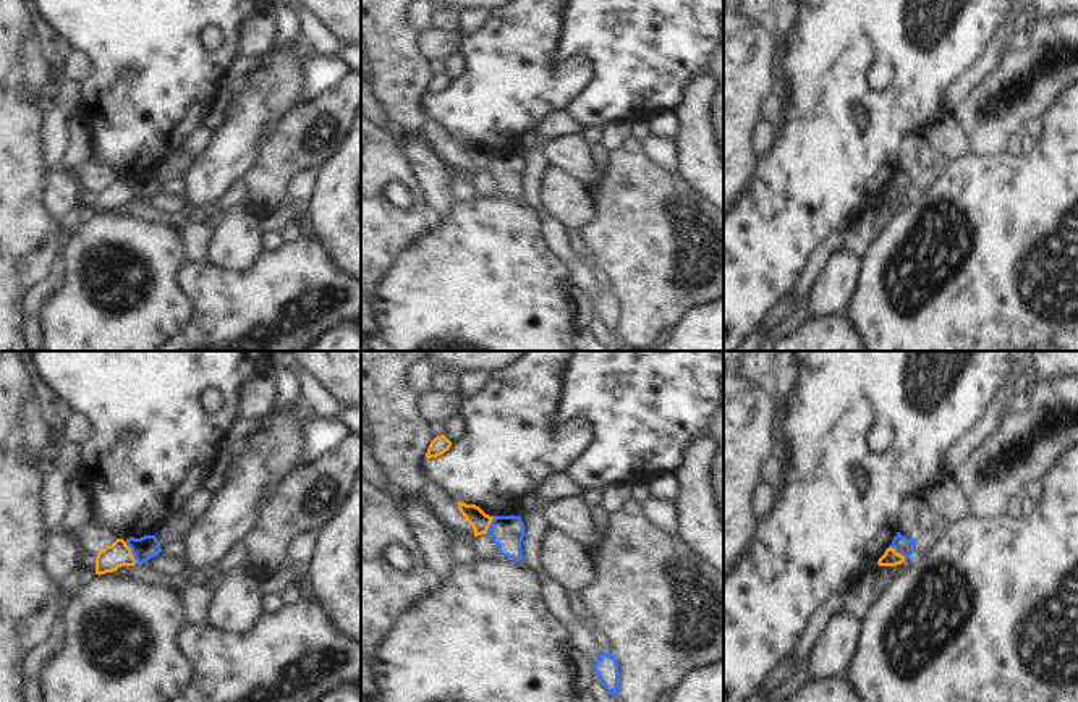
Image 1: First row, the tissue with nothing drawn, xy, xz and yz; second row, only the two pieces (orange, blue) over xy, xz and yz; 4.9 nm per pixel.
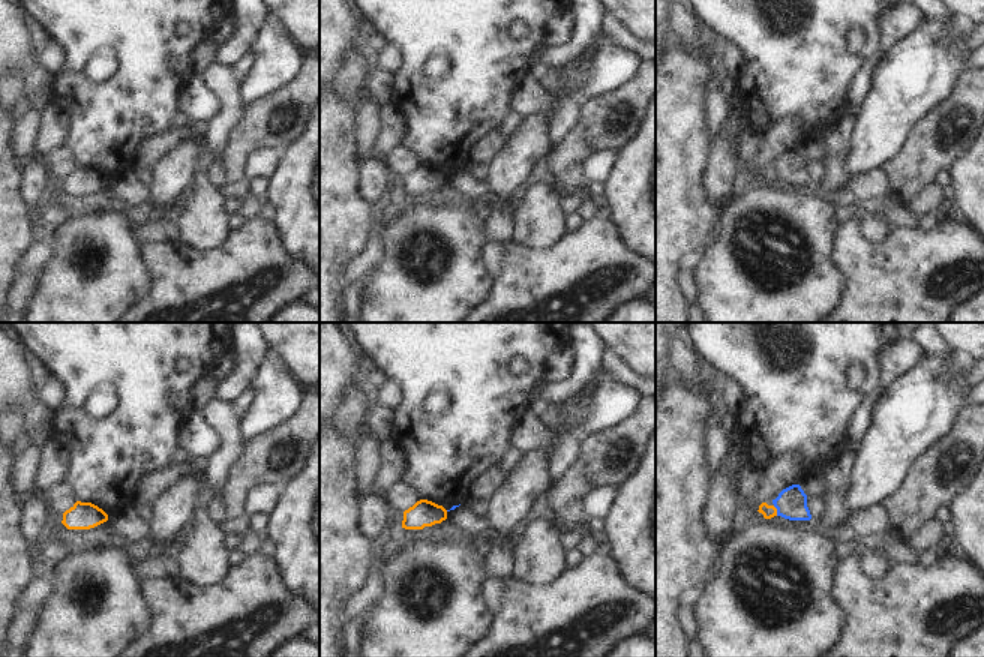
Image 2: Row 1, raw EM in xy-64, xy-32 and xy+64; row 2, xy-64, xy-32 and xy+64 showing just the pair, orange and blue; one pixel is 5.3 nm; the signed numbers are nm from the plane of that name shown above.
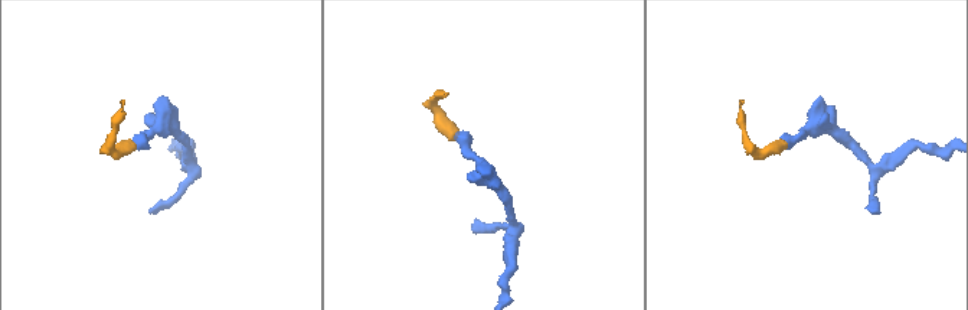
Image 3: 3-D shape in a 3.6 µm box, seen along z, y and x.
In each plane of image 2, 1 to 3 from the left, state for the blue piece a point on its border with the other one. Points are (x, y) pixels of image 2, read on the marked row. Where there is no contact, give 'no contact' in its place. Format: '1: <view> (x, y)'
1: no contact
2: no contact
3: xy+64 (776, 510)

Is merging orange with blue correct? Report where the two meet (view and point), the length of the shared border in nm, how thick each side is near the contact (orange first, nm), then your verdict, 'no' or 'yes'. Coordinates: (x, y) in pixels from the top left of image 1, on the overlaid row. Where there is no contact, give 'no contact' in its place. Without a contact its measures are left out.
contact xy (131, 553); length 130 nm; calibres 120 and 120 nm; no

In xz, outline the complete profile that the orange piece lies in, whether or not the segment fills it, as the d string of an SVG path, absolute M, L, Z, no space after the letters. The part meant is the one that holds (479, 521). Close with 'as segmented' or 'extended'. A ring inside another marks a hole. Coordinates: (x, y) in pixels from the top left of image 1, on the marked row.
M458 501L458 510L474 529L473 548L476 556L484 556L484 558L497 556L499 547L494 543L494 540L487 534L487 529L494 516L486 514L476 505L466 505L463 501Z; extended

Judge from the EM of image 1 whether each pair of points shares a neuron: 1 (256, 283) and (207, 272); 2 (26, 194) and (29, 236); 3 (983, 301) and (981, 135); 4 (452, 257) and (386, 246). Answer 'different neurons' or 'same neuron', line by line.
1: same neuron
2: same neuron
3: different neurons
4: different neurons

